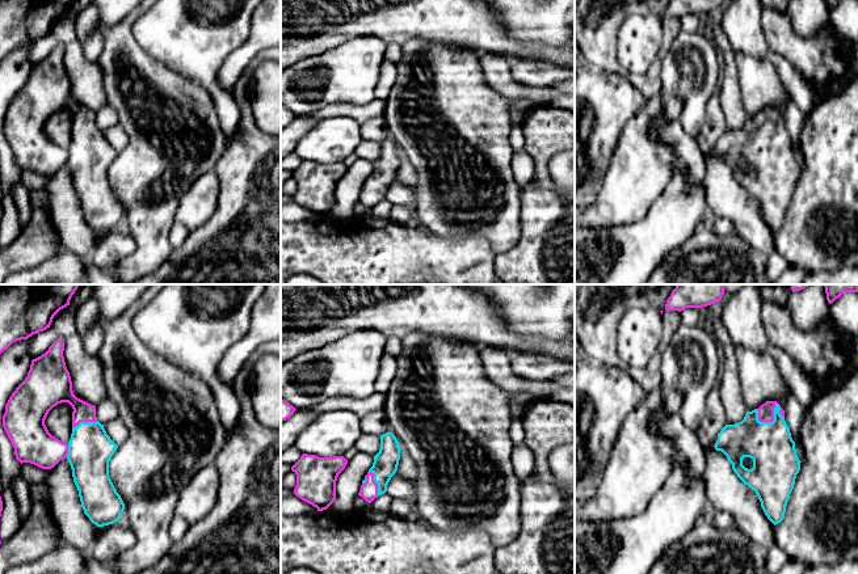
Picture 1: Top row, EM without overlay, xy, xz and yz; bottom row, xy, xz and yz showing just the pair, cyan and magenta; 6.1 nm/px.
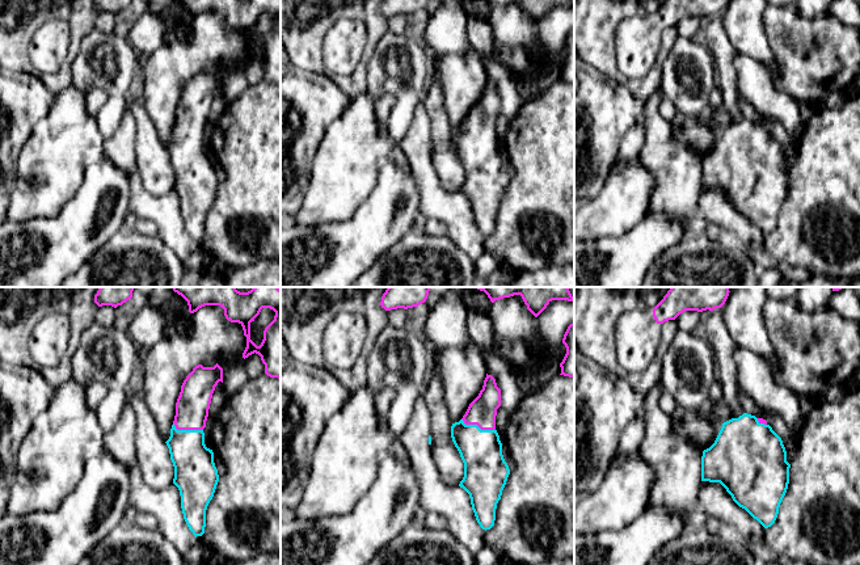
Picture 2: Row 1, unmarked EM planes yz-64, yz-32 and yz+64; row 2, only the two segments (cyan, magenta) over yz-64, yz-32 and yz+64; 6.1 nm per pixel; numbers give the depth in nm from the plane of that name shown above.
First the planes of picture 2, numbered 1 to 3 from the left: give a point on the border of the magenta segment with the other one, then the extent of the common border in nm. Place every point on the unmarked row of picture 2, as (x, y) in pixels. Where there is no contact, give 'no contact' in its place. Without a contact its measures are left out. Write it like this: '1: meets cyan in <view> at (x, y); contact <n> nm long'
1: meets cyan in yz-64 at (186, 136); contact 190 nm long
2: meets cyan in yz-32 at (476, 131); contact 220 nm long
3: meets cyan in yz+64 at (762, 130); contact 80 nm long

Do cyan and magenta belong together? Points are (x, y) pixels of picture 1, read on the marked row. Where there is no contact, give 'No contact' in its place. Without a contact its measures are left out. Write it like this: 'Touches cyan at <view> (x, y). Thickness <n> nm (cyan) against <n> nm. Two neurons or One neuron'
Touches cyan at yz (774, 418). Thickness 280 nm (cyan) against 100 nm. One neuron

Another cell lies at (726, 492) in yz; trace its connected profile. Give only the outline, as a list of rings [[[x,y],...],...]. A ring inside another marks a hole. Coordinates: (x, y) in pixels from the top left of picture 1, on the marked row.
[[[716,384],[707,397],[705,417],[695,431],[707,457],[703,476],[708,505],[718,511],[728,512],[735,519],[737,529],[769,550],[775,545],[774,524],[765,515],[756,491],[737,477],[727,456],[714,447],[725,421]]]

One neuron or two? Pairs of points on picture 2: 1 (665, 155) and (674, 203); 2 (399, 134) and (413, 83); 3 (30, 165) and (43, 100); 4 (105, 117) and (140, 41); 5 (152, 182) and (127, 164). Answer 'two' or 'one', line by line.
1: one
2: one
3: two
4: two
5: two

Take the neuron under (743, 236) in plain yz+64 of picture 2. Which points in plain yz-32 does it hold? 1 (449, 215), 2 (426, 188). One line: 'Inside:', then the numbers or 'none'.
Inside: 1, 2

